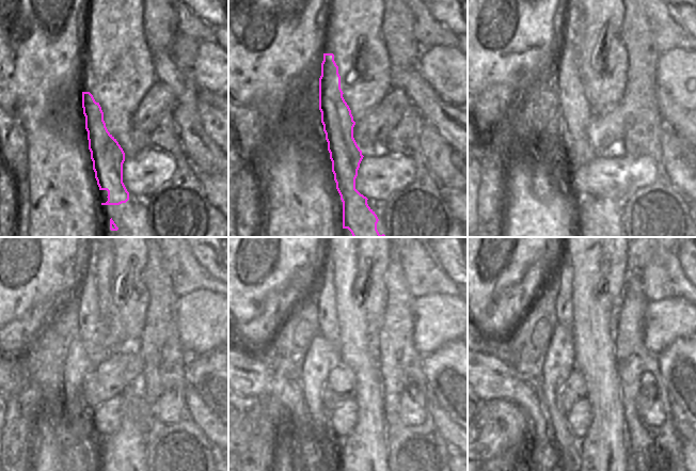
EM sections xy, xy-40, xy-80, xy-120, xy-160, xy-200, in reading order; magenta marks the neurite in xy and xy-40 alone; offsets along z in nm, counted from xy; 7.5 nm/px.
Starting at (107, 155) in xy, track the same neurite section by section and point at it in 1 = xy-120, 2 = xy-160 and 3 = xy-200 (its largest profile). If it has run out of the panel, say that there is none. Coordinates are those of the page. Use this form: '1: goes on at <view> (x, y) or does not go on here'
1: goes on at xy-120 (93, 332)
2: goes on at xy-160 (329, 328)
3: goes on at xy-200 (565, 299)

